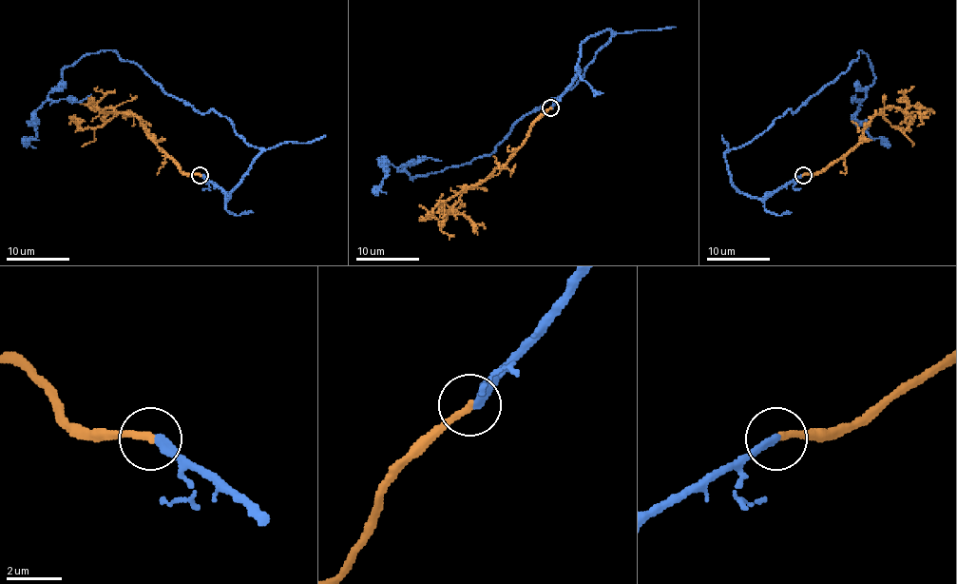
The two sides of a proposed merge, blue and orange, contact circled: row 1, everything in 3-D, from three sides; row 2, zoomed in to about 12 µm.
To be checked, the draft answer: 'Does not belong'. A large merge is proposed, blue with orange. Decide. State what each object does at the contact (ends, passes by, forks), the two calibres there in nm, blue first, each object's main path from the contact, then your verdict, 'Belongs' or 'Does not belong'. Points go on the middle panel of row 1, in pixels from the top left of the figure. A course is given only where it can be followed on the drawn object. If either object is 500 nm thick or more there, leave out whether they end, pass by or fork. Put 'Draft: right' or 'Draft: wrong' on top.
Draft: wrong
At the ring blue ends. At the ring orange ends. Thickness 320 nm (blue) against 280 nm. Course of blue: (551, 107), (580, 46), (611, 31), (575, 85), (489, 154), (412, 180), (386, 161), (386, 194). Course of orange: (549, 107), (537, 120), (522, 146), (503, 165), (485, 180), (465, 189), (453, 208), (484, 226), (482, 222). Belongs

